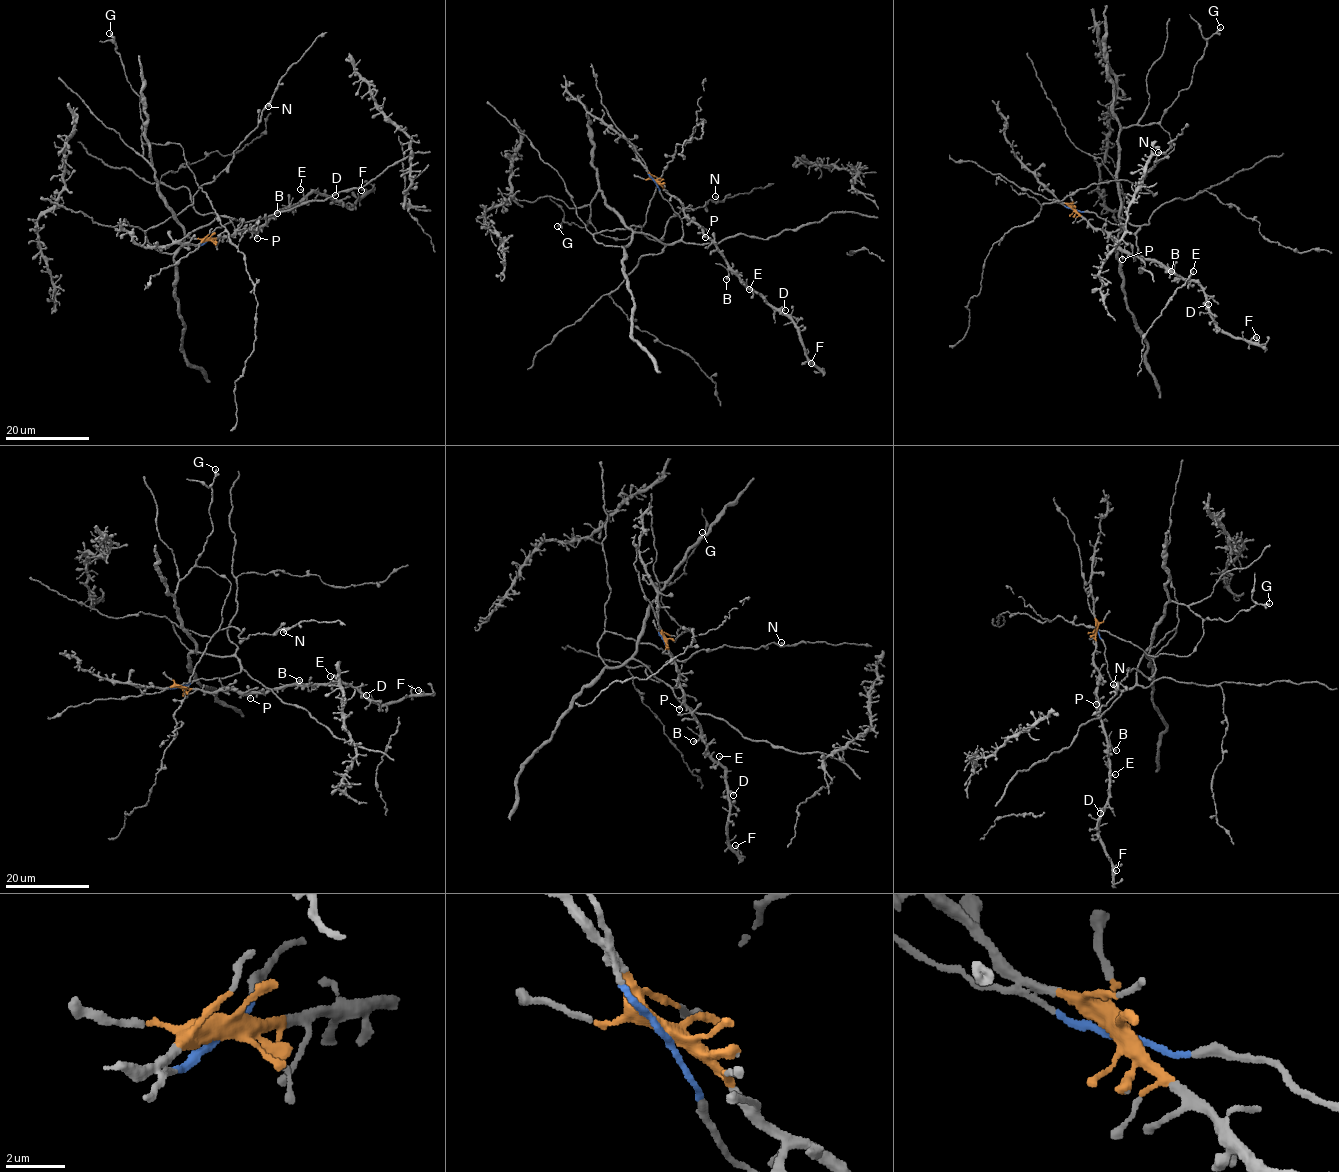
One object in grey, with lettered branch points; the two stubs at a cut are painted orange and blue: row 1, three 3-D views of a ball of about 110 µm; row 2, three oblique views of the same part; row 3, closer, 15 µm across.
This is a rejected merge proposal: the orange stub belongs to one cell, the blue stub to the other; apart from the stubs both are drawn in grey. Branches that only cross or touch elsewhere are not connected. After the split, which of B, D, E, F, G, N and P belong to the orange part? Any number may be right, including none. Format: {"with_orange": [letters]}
{"with_orange": ["B", "D", "E", "F", "P"]}

